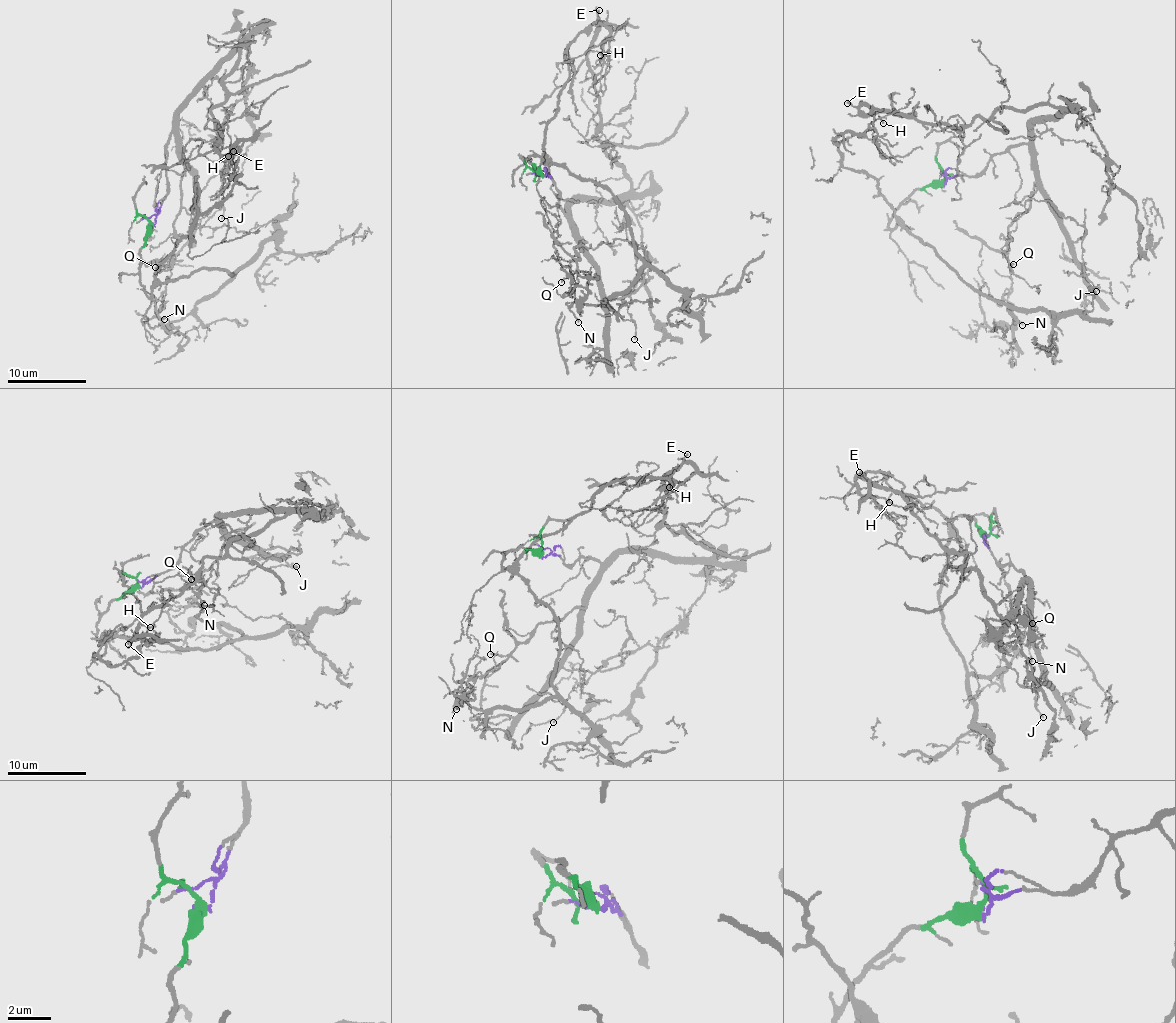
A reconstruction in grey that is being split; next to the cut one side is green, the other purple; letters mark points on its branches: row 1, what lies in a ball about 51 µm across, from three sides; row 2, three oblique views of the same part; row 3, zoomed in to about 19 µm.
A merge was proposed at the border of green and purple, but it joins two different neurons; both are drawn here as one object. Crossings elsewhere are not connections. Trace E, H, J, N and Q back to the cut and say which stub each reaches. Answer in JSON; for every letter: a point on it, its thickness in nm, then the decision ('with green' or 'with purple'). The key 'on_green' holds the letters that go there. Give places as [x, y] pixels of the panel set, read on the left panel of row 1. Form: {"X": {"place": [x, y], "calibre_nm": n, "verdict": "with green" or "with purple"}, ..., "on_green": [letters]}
{"E": {"place": [233, 151], "calibre_nm": 150, "verdict": "with purple"}, "H": {"place": [228, 156], "calibre_nm": 100, "verdict": "with purple"}, "J": {"place": [221, 218], "calibre_nm": 100, "verdict": "with purple"}, "N": {"place": [164, 319], "calibre_nm": 120, "verdict": "with purple"}, "Q": {"place": [155, 267], "calibre_nm": 120, "verdict": "with purple"}, "on_green": []}

